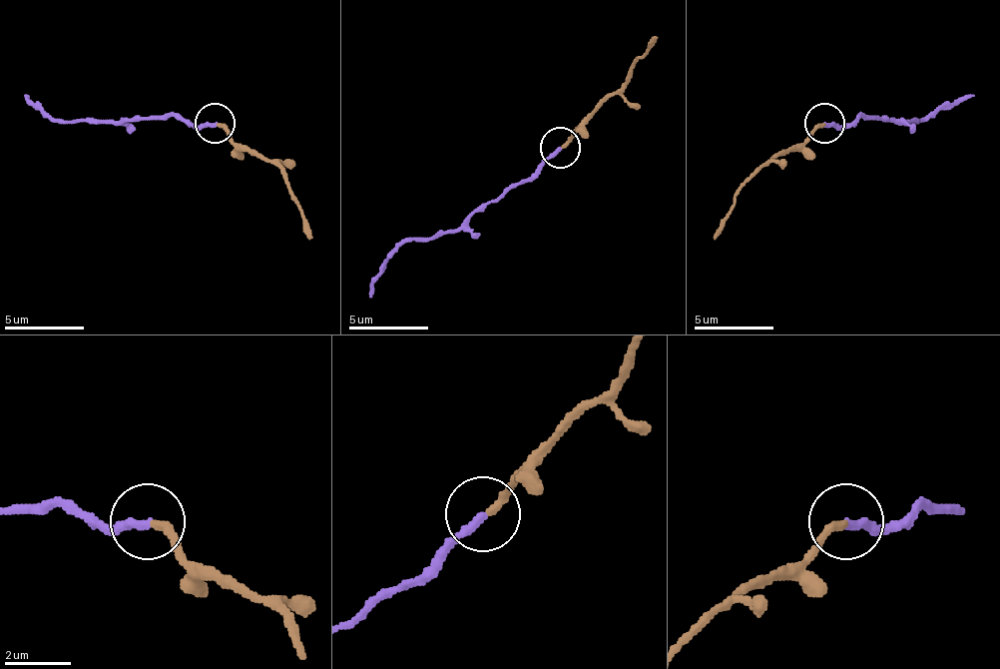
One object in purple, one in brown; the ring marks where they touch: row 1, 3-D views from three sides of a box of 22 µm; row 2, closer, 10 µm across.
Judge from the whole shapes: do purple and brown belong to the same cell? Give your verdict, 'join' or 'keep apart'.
keep apart

